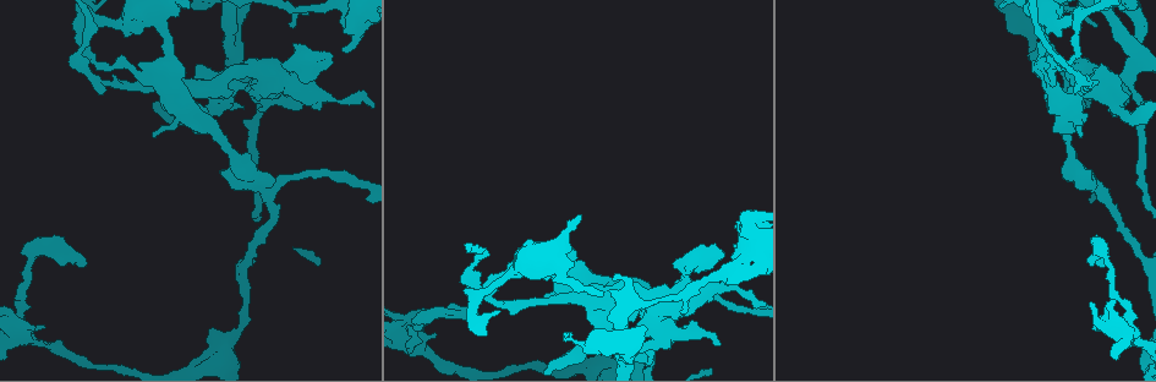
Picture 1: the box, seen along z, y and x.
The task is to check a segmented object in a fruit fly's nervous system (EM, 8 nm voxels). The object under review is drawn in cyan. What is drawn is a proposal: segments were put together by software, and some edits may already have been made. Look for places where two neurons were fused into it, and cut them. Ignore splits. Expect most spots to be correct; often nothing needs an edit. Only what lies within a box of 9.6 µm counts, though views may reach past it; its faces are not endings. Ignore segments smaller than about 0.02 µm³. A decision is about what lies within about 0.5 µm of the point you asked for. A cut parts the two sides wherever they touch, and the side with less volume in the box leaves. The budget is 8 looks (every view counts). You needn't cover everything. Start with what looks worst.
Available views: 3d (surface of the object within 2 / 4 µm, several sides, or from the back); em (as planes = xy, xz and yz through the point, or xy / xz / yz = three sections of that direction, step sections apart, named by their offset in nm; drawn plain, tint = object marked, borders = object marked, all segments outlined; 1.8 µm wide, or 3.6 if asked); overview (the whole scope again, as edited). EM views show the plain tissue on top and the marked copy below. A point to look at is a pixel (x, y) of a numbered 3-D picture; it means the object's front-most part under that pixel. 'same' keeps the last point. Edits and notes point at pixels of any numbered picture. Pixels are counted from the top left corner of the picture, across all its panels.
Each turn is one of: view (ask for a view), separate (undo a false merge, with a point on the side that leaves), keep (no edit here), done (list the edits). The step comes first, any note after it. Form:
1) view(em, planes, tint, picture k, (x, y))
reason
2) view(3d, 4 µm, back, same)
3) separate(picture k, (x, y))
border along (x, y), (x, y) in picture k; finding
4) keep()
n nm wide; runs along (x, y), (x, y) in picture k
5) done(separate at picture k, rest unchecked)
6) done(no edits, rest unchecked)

view(em, xz, step 16, tint, picture 1, (653, 325))
a narrow waist

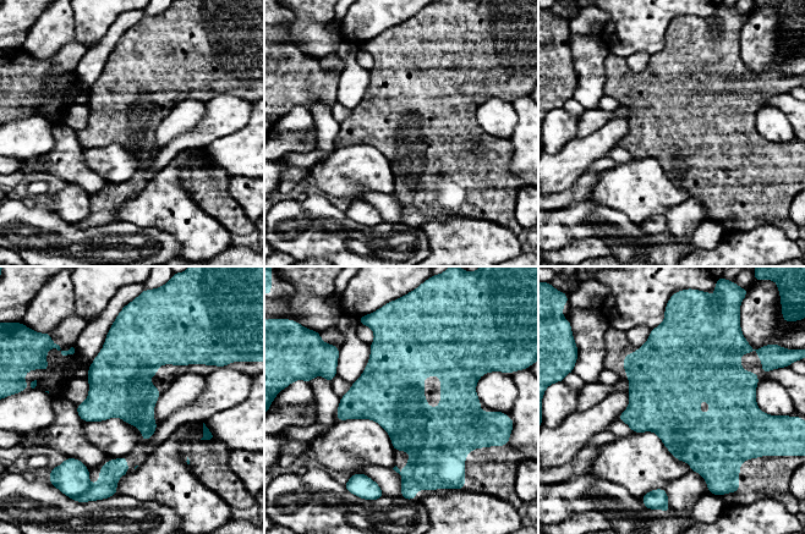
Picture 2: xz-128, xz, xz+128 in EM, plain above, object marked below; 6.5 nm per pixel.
view(em, yz, step 8, tint, same)
cut it another way

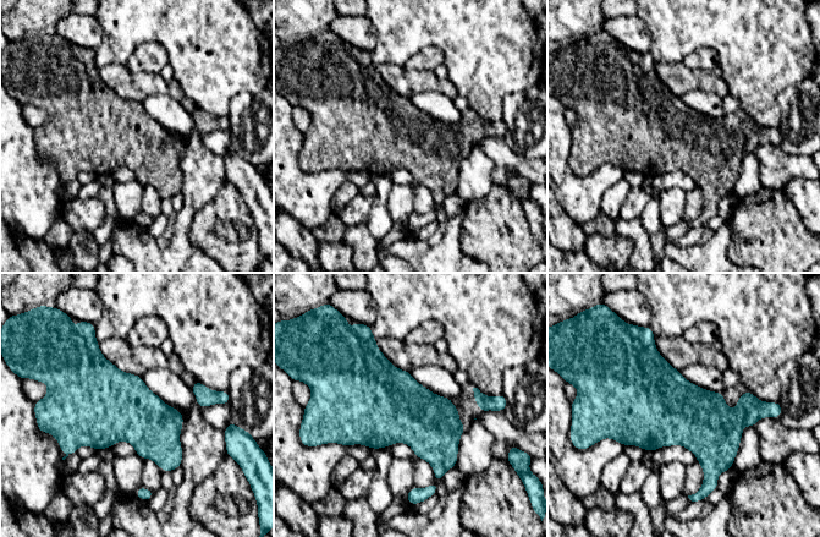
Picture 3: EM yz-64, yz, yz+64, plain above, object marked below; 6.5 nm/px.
keep()
460 nm wide; one neuron here

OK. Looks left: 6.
view(3d, 4 µm, picture 1, (751, 249))
sudden change in width

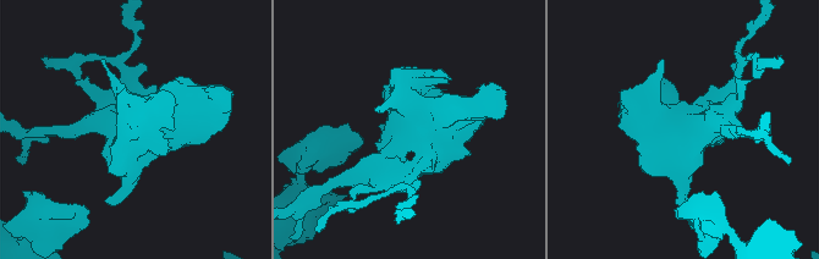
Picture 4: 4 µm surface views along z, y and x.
view(em, yz, step 4, tint, picture 4, (687, 131))

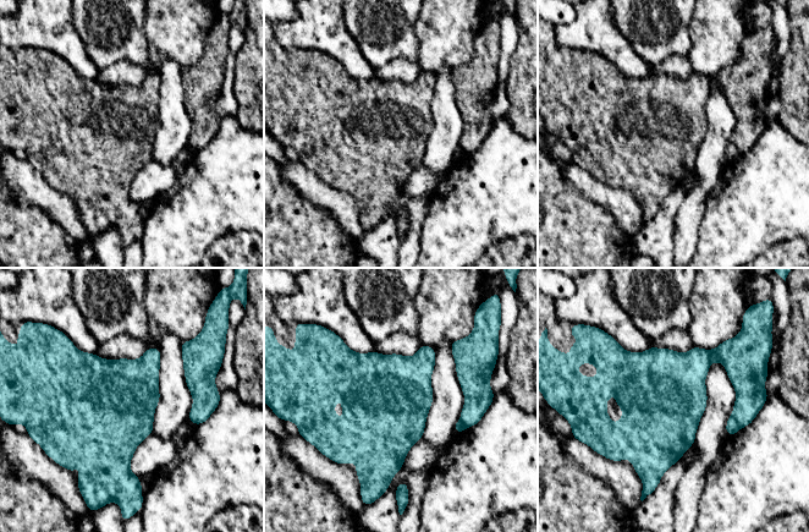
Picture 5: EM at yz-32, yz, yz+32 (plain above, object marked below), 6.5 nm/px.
view(em, planes, tint, same)
another direction

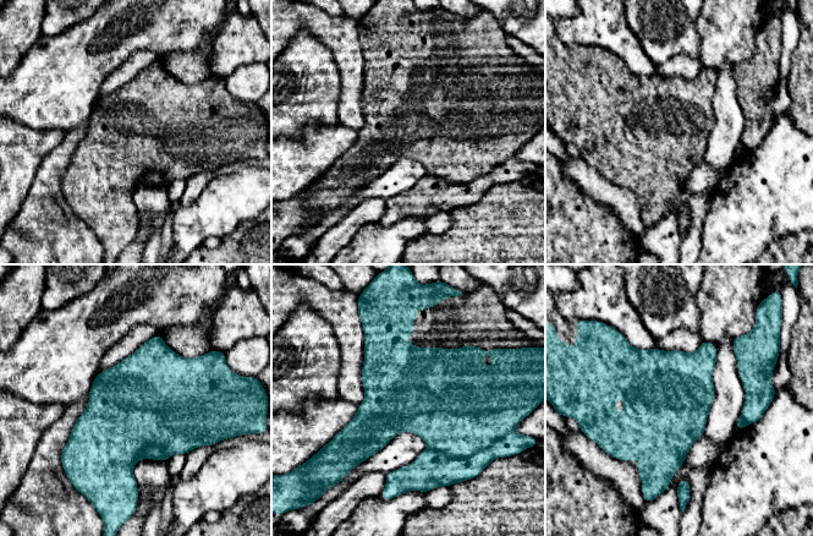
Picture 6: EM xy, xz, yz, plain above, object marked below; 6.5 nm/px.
keep()
600 nm wide; continuous, no second neuron

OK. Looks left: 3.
view(3d, 4 µm, picture 1, (173, 103))

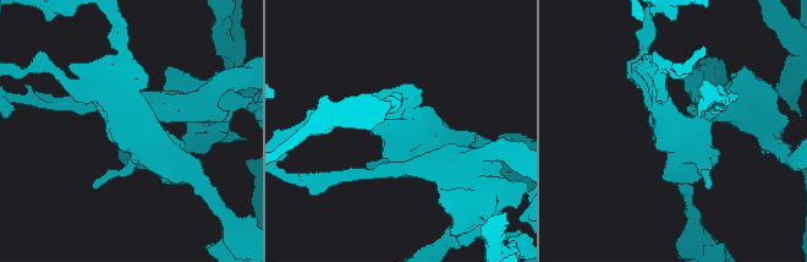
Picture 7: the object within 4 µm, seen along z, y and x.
view(em, 3.6 µm, planes, tint, picture 7, (689, 132))

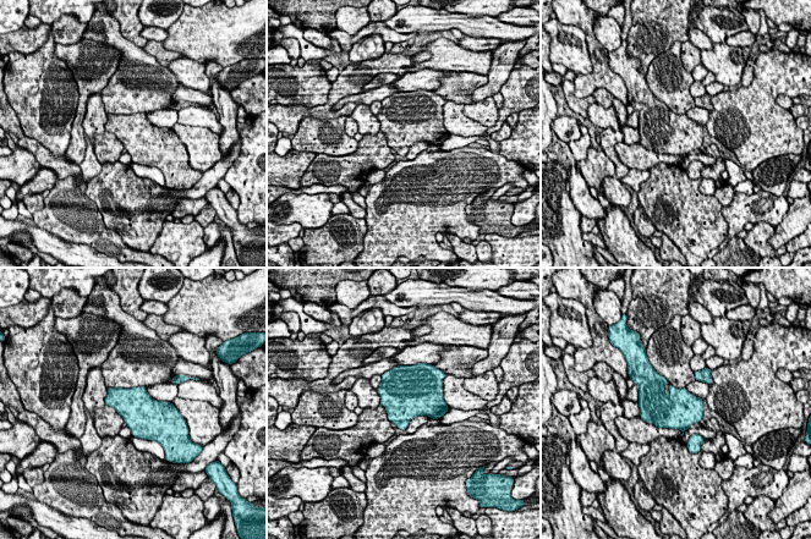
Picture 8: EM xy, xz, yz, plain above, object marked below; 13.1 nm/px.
keep()
one neuron here

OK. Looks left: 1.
done(no edits, rest unchecked)

